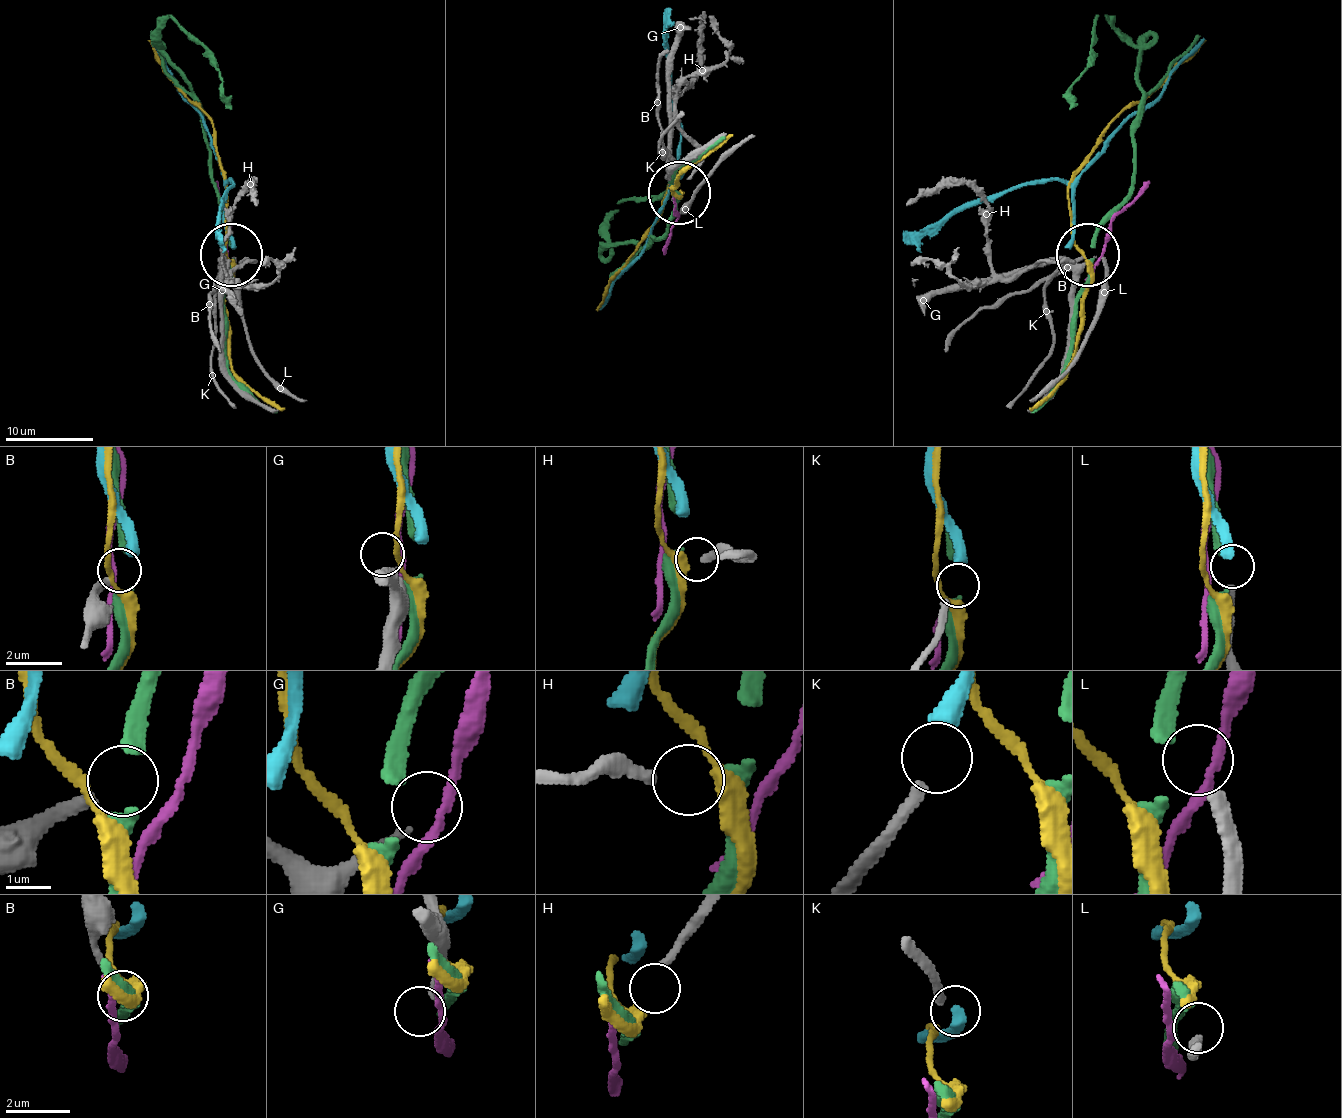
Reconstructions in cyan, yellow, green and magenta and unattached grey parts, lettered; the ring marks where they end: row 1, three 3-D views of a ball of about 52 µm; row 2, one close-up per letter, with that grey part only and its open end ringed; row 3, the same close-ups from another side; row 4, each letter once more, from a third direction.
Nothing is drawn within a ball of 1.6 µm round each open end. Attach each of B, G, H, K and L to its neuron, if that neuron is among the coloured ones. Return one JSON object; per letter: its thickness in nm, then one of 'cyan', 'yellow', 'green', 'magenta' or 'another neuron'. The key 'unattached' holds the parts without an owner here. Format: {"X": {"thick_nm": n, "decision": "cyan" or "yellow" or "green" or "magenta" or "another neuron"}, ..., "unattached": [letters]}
{"B": {"thick_nm": 240, "decision": "another neuron"}, "G": {"thick_nm": 150, "decision": "another neuron"}, "H": {"thick_nm": 240, "decision": "yellow"}, "K": {"thick_nm": 280, "decision": "cyan"}, "L": {"thick_nm": 320, "decision": "another neuron"}, "unattached": ["B", "G", "L"]}

